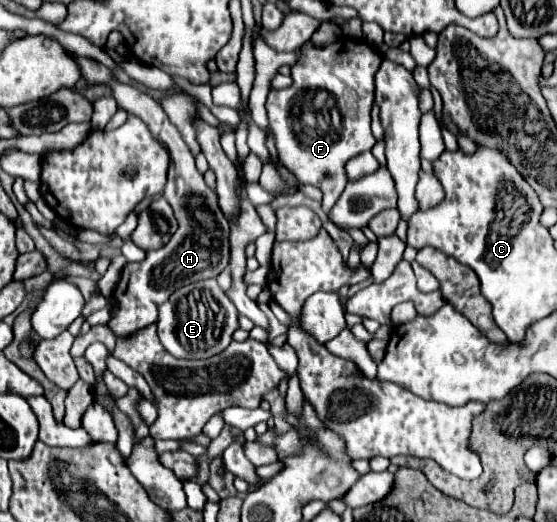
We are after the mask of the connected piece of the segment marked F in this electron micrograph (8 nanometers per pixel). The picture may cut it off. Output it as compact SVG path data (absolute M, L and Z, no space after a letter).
M339 38L329 46L313 46L311 42L307 42L301 48L303 56L291 68L293 84L283 90L271 90L265 106L283 166L287 166L287 170L291 170L299 182L317 186L321 190L322 208L325 213L329 213L347 184L347 160L371 150L377 142L371 134L371 106L375 92L375 72L379 70L381 54L367 42L351 38Z

